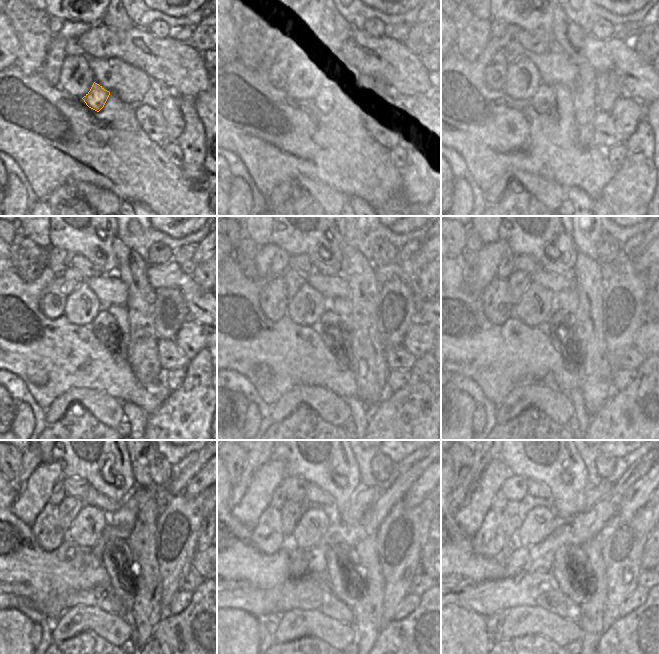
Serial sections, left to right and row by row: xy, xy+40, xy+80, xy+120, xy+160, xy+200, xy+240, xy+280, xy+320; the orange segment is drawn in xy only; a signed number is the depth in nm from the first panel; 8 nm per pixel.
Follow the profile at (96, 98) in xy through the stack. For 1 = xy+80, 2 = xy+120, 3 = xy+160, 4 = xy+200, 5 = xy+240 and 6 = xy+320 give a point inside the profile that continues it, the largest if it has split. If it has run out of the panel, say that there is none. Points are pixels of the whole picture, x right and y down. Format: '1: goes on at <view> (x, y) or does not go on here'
1: goes on at xy+80 (545, 99)
2: goes on at xy+120 (104, 319)
3: goes on at xy+160 (330, 321)
4: goes on at xy+200 (558, 321)
5: goes on at xy+240 (112, 555)
6: goes on at xy+320 (563, 573)

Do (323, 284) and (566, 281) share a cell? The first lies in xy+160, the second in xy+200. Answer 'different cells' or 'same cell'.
same cell

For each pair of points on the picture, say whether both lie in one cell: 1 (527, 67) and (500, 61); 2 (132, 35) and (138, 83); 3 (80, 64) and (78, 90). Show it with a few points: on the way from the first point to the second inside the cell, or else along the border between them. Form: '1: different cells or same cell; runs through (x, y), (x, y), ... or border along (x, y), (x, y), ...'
1: different cells; border along (510, 64), (503, 87)
2: different cells; border along (114, 58), (119, 58), (140, 69), (152, 81)
3: same cell; runs through (78, 70), (76, 82), (78, 84)

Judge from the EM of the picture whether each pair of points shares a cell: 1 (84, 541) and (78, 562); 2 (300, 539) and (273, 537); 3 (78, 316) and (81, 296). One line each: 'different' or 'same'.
1: different
2: different
3: same

